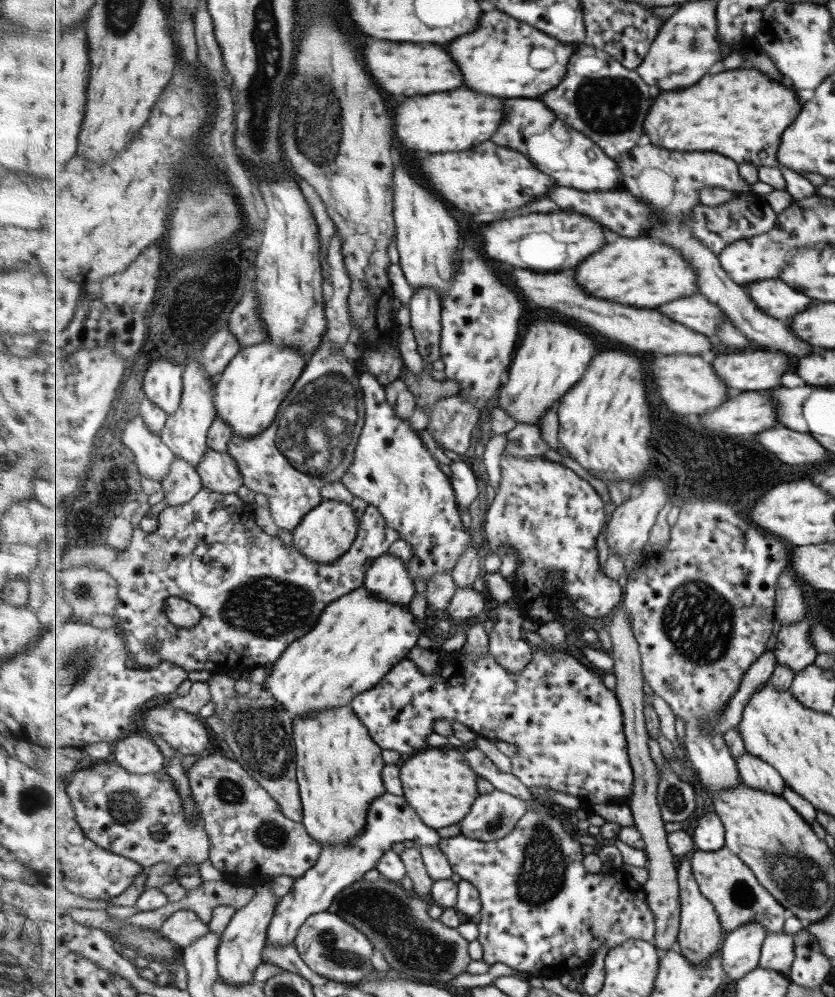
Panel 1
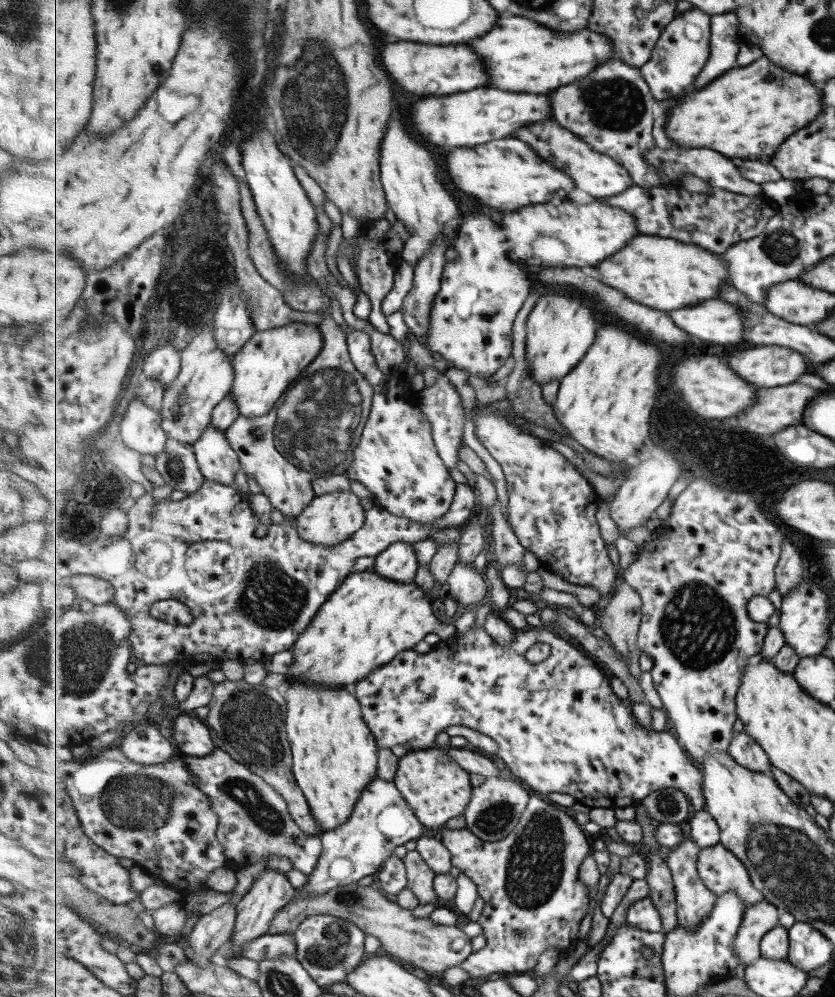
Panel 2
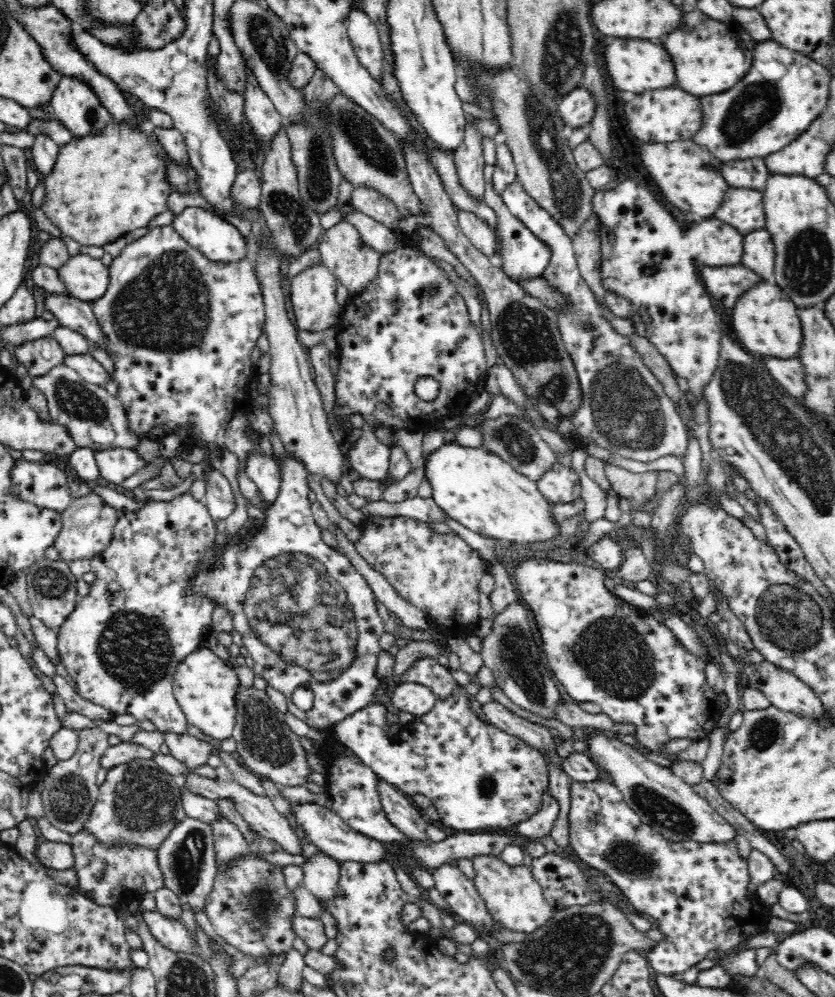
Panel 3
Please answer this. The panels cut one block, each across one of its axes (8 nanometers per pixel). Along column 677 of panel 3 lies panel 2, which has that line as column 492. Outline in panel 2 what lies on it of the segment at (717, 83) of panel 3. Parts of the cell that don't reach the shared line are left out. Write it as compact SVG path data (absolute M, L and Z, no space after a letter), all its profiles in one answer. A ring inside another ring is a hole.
M511 12L500 14L501 20L489 36L473 40L477 52L489 60L493 86L511 92L549 92L551 88L573 84L589 76L595 68L615 57L615 47L606 34L595 32L589 26L575 32L555 32L543 28L539 22L513 16Z

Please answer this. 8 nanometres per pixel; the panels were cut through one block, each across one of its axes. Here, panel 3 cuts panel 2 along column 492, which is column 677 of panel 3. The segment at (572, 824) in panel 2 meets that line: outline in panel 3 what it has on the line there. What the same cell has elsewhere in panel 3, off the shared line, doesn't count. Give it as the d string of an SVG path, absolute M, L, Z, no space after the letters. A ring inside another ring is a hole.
M602 778L590 783L572 781L570 791L569 844L581 861L608 875L608 880L619 888L638 914L649 914L655 919L656 927L665 938L645 955L657 974L680 977L690 966L705 959L710 950L715 950L717 955L722 956L720 965L730 973L732 979L761 973L756 960L756 949L734 949L758 932L765 932L763 926L769 915L755 900L754 892L749 894L746 890L750 880L747 860L740 856L736 846L694 840L668 840L641 821L635 809L624 801L622 792L610 779Z

